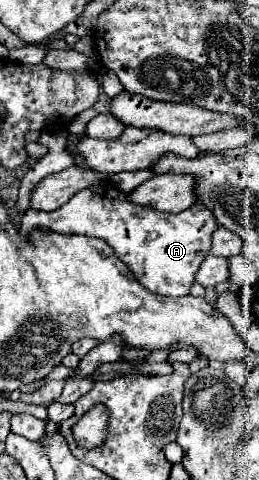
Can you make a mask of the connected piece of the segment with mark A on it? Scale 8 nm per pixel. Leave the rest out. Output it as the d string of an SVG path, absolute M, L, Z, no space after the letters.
M107 183L75 193L75 197L55 211L27 209L21 219L21 235L29 237L37 227L55 229L65 235L99 237L113 247L145 289L157 295L179 297L187 295L189 287L195 283L195 273L201 261L209 255L211 233L217 229L217 221L207 209L203 209L203 205L191 205L175 215L135 209L135 205L127 201L127 193Z

